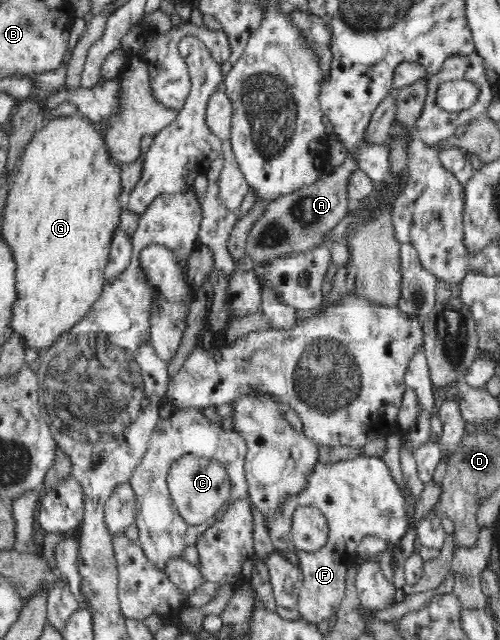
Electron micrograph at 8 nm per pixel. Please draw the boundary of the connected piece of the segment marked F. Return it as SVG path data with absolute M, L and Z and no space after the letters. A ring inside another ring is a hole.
M357 456L337 462L316 463L306 477L307 485L297 493L287 494L279 508L270 517L264 517L264 526L277 551L295 552L303 573L303 586L299 592L296 610L301 619L320 624L336 617L342 606L346 589L347 571L357 563L356 549L365 536L376 536L391 547L407 533L411 519L405 505L403 491L380 457ZM299 506L316 506L326 517L329 534L326 545L317 552L305 552L295 547L291 526Z

